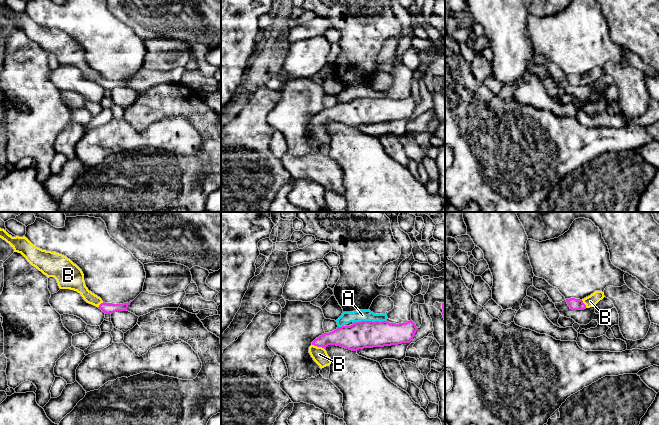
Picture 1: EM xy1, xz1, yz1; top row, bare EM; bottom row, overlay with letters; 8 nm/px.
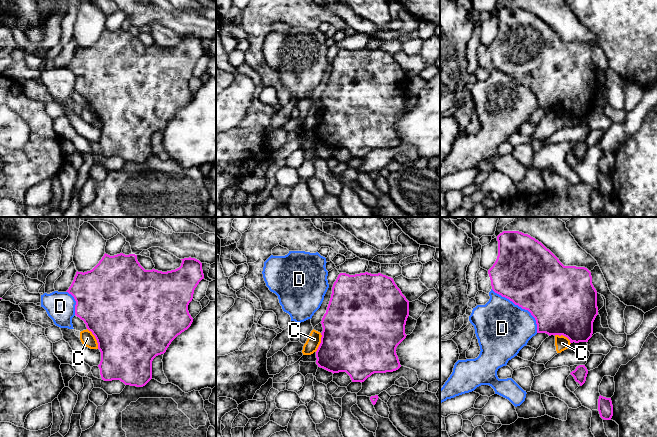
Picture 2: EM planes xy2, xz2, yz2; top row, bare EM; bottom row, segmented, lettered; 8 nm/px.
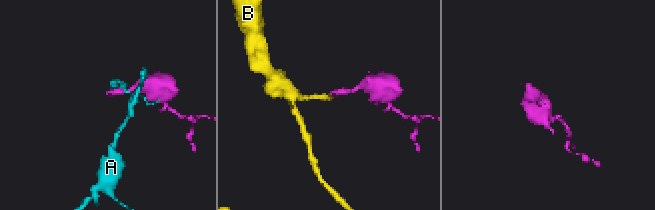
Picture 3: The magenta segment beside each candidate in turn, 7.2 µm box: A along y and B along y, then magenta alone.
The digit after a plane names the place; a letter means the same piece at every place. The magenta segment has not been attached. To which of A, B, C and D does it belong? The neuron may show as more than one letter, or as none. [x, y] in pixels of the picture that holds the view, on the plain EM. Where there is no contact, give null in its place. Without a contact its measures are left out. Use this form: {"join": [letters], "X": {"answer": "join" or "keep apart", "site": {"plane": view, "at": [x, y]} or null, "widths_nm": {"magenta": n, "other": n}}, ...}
{"join": ["B"], "A": {"answer": "keep apart", "site": {"plane": "xz1", "at": [369, 97]}, "widths_nm": {"magenta": 220, "other": 100}}, "B": {"answer": "join", "site": {"plane": "xz1", "at": [319, 122]}, "widths_nm": {"magenta": 190, "other": 120}}, "C": {"answer": "keep apart", "site": {"plane": "xy2", "at": [95, 113]}, "widths_nm": {"magenta": 500, "other": 110}}, "D": {"answer": "keep apart", "site": {"plane": "yz2", "at": [520, 82]}, "widths_nm": {"magenta": 500, "other": 440}}}

